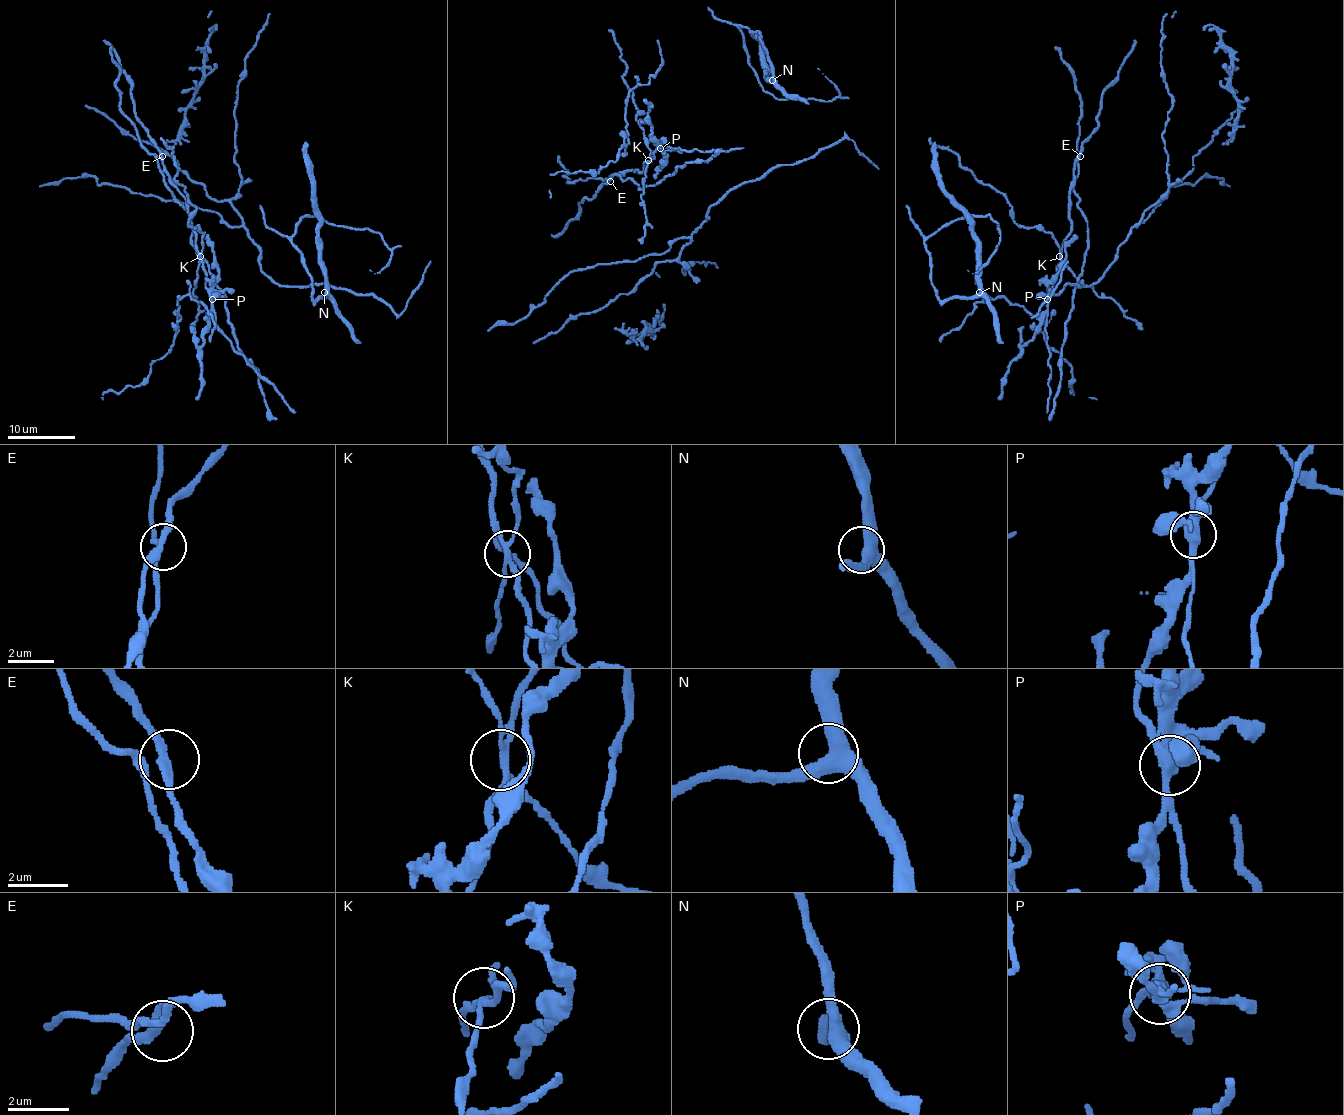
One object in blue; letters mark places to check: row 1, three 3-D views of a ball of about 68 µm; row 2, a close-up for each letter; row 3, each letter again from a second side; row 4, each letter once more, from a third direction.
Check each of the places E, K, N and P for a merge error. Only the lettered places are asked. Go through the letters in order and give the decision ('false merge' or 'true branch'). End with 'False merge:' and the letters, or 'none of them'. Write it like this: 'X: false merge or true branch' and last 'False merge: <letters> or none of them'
E: true branch
K: false merge
N: true branch
P: false merge
False merge: K, P

